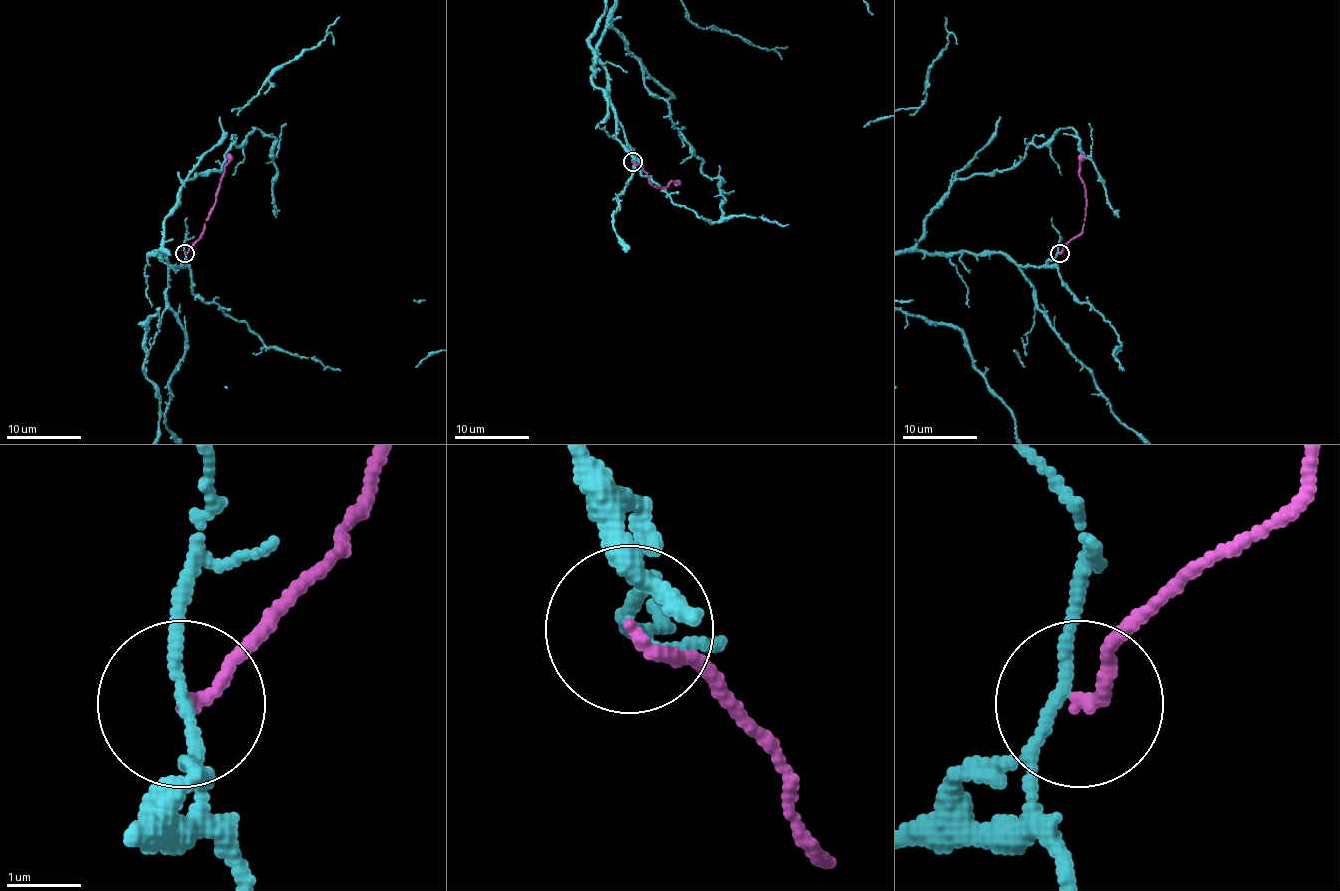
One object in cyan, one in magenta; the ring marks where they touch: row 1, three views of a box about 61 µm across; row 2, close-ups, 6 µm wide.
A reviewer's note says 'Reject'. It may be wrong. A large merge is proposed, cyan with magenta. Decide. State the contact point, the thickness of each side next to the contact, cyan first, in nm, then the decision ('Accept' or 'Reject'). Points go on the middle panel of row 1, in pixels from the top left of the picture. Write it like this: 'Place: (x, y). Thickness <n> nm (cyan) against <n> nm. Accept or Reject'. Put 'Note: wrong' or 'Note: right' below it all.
Place: (632, 161). Thickness 140 nm (cyan) against 150 nm. Reject
Note: right

